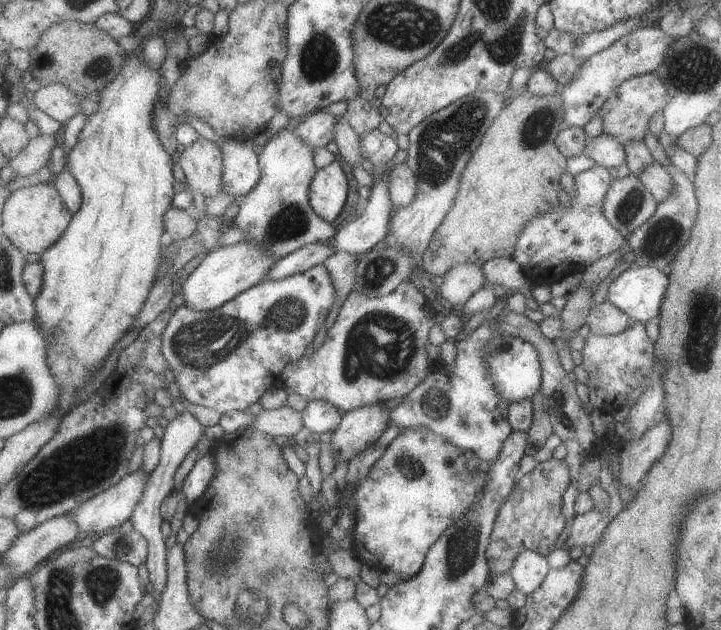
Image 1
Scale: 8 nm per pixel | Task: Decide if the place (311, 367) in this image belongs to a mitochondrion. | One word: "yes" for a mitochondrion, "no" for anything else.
no

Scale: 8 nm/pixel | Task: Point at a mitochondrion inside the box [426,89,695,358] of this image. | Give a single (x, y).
(540, 127)

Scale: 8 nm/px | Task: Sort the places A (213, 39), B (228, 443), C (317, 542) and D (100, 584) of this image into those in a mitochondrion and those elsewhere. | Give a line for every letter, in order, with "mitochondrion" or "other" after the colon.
A: other
B: other
C: other
D: mitochondrion

